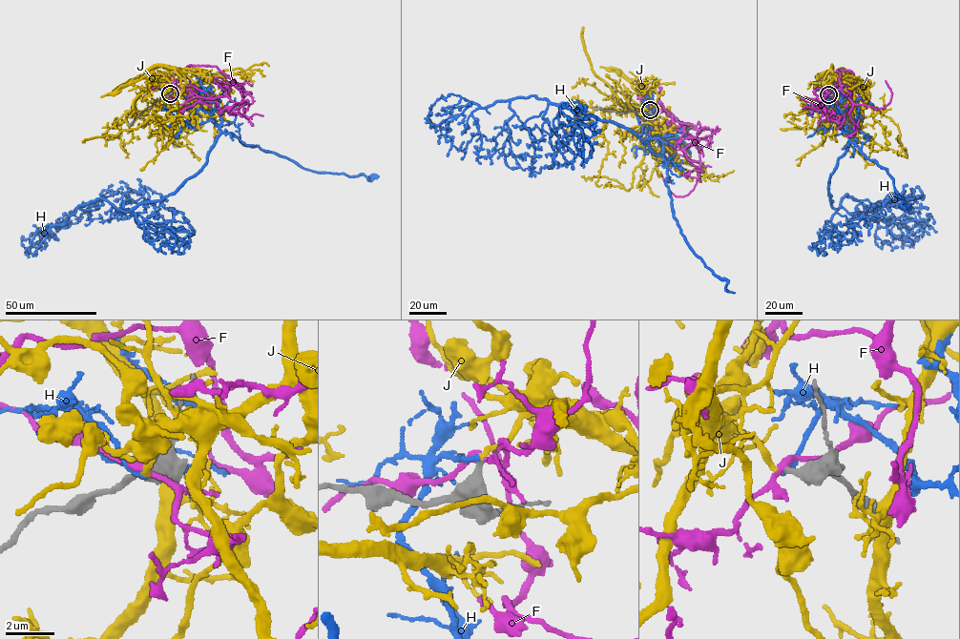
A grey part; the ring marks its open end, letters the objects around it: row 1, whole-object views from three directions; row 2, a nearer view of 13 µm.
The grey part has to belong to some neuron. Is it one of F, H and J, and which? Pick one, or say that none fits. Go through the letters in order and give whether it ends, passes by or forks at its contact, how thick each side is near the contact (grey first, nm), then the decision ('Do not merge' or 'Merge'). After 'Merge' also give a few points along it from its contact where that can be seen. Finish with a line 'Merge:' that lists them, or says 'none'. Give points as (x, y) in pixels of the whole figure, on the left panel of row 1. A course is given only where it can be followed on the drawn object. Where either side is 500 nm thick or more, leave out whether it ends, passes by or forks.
F: It passes by. Thickness 400 nm (grey) against 280 nm. Do not merge
H: It ends there. Thickness 400 nm (grey) against 170 nm. Do not merge
J: It ends there. Thickness 320 nm (grey) against 200 nm. Merge. Its course: (170, 93), (170, 83), (161, 77), (176, 94), (189, 96), (202, 126), (176, 133), (164, 146), (168, 150)
Merge: J

